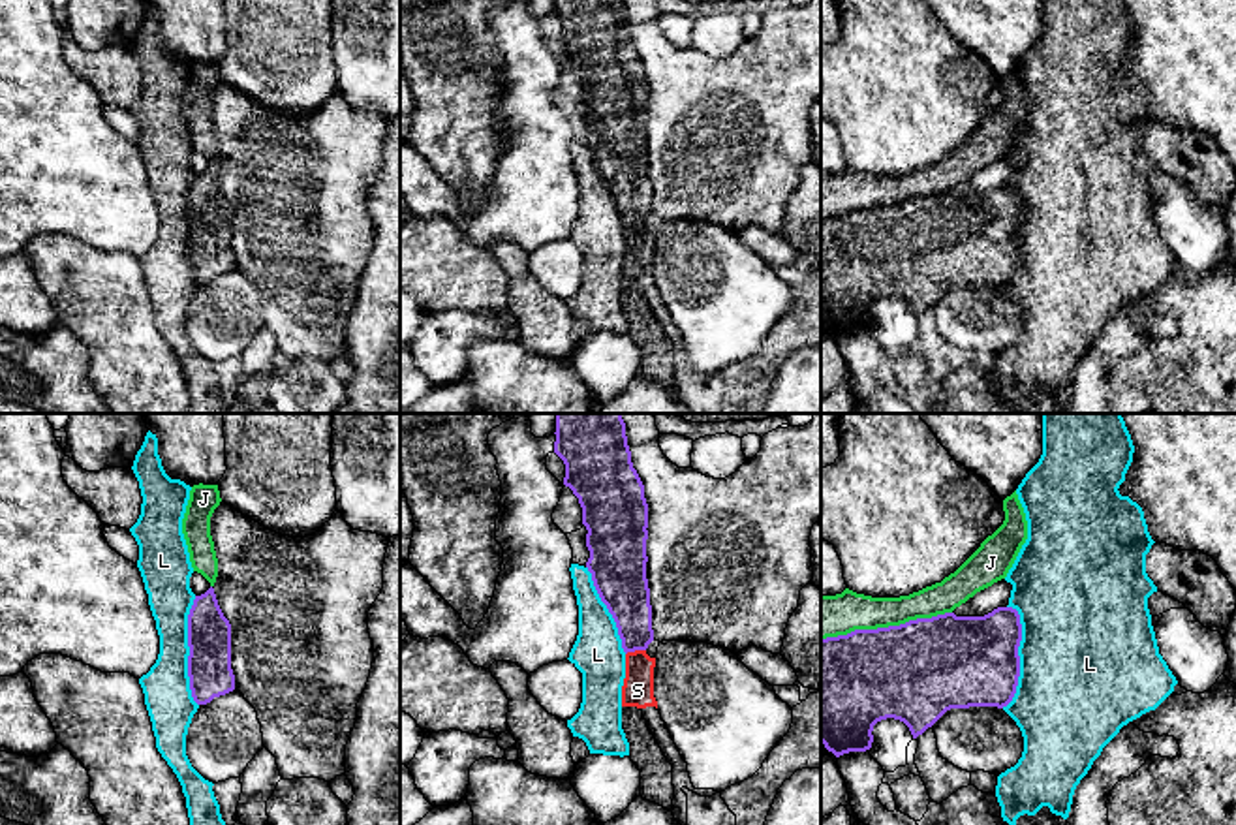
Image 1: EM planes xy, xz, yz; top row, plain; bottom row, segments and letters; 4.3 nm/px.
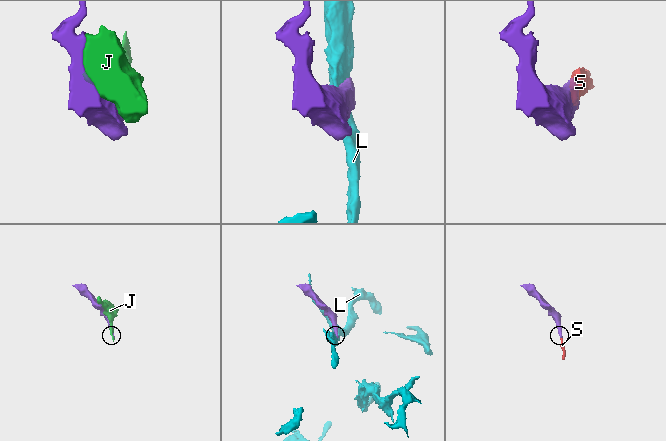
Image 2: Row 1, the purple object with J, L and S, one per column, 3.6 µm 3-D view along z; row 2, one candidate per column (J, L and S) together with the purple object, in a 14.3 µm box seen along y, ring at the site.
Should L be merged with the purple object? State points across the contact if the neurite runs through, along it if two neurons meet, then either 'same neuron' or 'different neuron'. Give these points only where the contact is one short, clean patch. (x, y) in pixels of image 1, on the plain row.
different neuron

